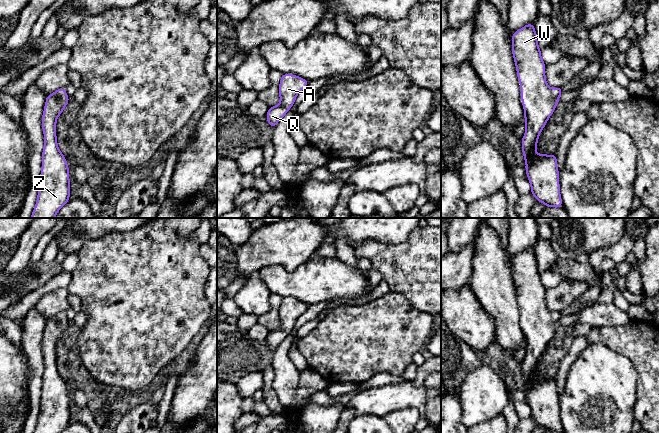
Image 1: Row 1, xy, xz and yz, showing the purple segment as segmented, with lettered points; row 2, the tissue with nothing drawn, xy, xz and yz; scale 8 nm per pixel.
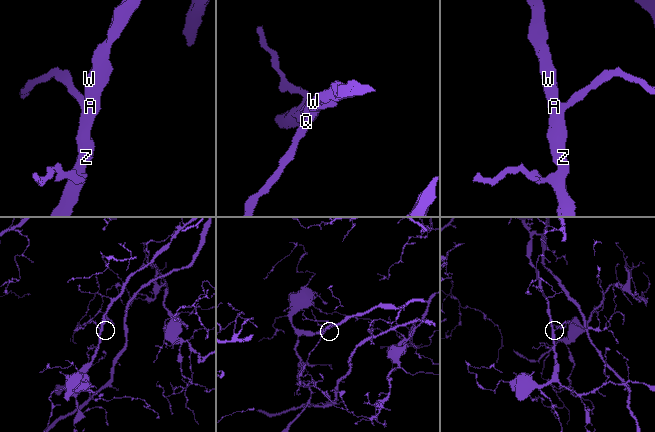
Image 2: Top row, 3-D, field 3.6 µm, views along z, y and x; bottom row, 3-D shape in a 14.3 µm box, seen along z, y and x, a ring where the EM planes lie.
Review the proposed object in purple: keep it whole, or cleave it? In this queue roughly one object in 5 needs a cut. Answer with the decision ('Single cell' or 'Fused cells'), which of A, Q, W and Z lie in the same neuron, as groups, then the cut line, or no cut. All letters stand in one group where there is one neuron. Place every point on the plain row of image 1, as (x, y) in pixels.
Single cell. Groups: A Q W Z. No split

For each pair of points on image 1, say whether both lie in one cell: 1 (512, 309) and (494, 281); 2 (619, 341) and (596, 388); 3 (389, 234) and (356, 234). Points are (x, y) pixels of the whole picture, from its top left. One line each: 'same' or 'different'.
1: same
2: different
3: same

